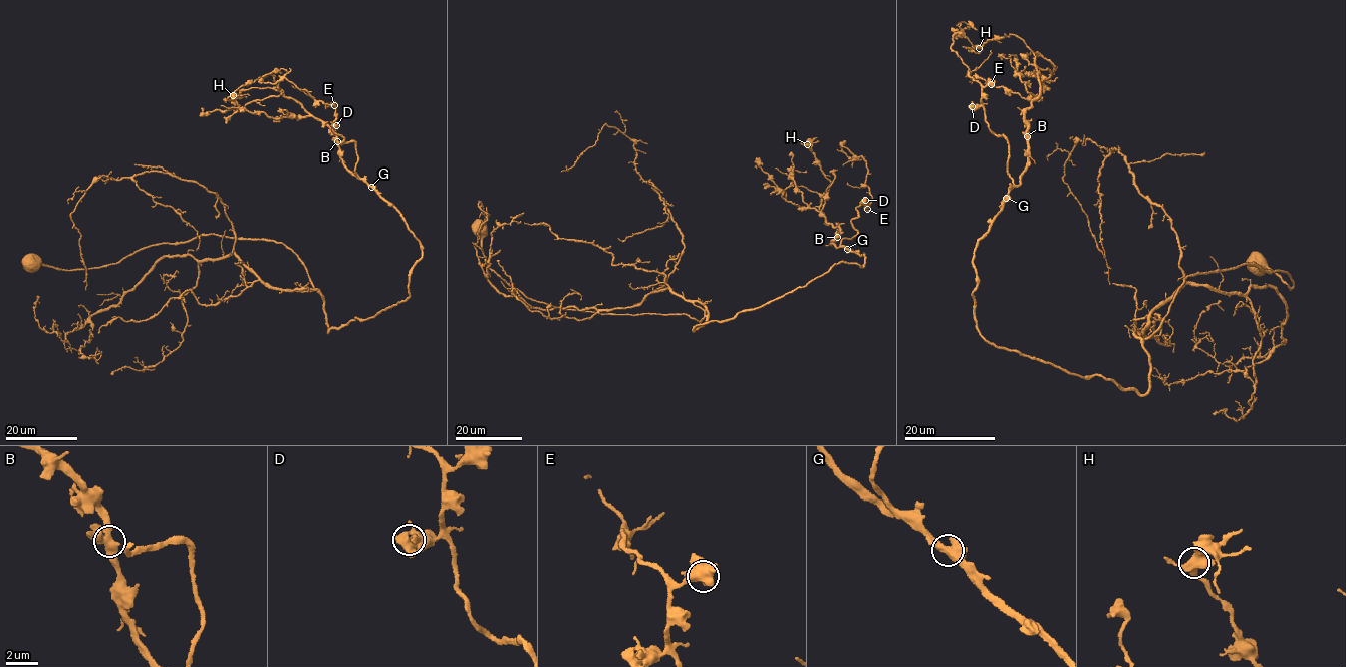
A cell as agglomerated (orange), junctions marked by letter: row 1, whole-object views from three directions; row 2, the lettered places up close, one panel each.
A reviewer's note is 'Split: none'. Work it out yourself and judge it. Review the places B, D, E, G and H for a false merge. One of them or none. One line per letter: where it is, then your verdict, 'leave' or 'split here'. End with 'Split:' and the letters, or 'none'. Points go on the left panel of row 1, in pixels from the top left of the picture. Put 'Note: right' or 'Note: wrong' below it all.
B: (337, 141) | leave
D: (336, 125) | leave
E: (334, 105) | leave
G: (371, 187) | leave
H: (233, 95) | leave
Split: none
Note: right

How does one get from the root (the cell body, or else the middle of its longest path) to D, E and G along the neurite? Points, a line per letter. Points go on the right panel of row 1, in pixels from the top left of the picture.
D: (1255, 266), (1290, 290), (1183, 278), (1144, 394), (996, 346), (973, 258), (1013, 185), (972, 106)
E: (1255, 266), (1290, 290), (1183, 278), (1144, 394), (985, 339), (991, 84)
G: (1255, 266), (1290, 290), (1246, 263), (1186, 276), (1127, 390), (979, 331), (974, 254), (1006, 197)

